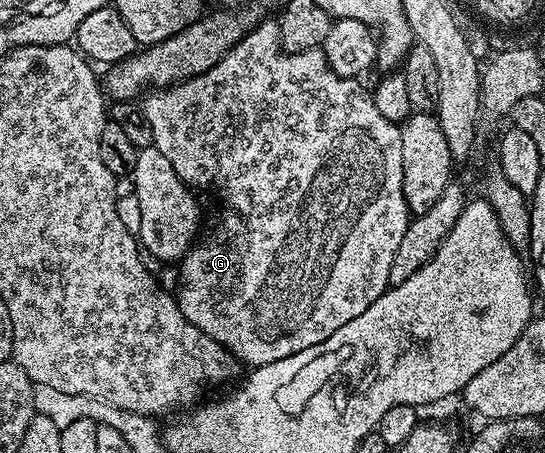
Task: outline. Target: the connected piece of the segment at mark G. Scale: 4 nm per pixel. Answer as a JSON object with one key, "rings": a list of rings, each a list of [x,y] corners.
{"rings":[[[264,18],[249,28],[217,64],[210,66],[210,70],[149,91],[143,97],[142,111],[146,114],[146,122],[150,122],[153,145],[166,154],[170,166],[174,166],[174,174],[178,174],[178,178],[182,178],[182,182],[193,190],[208,188],[213,184],[224,195],[220,221],[208,233],[205,231],[188,249],[184,259],[179,261],[180,289],[175,289],[174,295],[185,318],[198,326],[198,330],[210,334],[214,342],[230,350],[241,365],[259,366],[278,362],[282,358],[290,358],[290,354],[298,354],[326,342],[334,330],[346,326],[350,318],[358,318],[362,310],[378,302],[381,294],[390,287],[390,266],[393,265],[394,254],[410,219],[406,194],[402,190],[400,124],[390,122],[390,118],[382,118],[378,106],[374,106],[369,89],[364,89],[360,83],[359,79],[339,77],[327,64],[320,48],[285,52],[280,45],[279,23],[275,19]]]}

